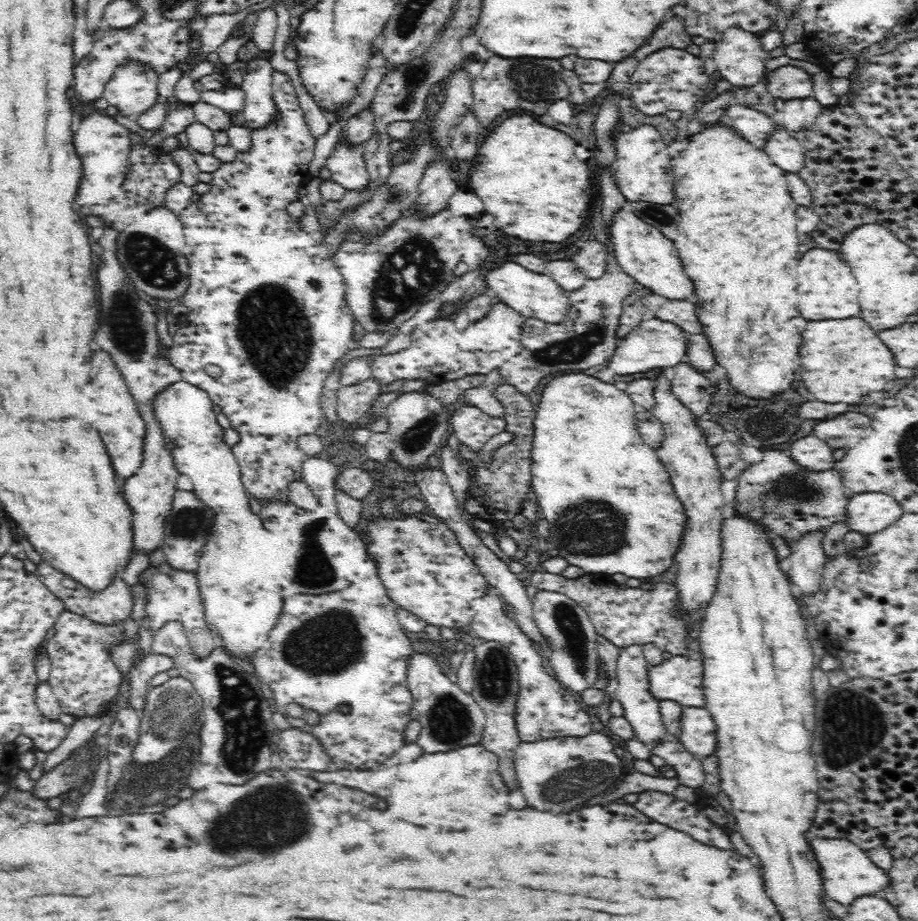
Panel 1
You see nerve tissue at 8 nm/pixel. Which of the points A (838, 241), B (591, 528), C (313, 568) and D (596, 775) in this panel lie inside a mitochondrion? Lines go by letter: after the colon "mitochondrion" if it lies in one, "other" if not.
A: other
B: mitochondrion
C: mitochondrion
D: mitochondrion

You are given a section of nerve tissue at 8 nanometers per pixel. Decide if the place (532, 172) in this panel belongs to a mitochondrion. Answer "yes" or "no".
no

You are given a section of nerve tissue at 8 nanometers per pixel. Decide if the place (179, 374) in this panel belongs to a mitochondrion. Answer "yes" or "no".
no

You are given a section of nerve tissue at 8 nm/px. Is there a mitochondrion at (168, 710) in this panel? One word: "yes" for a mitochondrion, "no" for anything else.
yes

